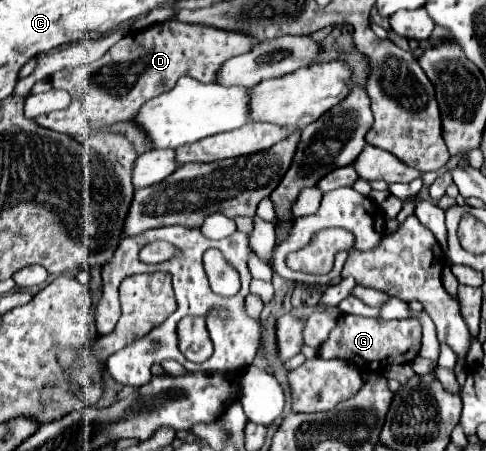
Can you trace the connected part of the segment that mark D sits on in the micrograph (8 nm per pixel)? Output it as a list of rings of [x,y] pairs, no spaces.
[[[177,20],[153,24],[141,32],[123,36],[103,58],[91,62],[91,68],[85,64],[75,70],[65,68],[51,74],[51,86],[55,90],[61,88],[69,92],[71,104],[65,110],[41,114],[35,122],[71,138],[89,138],[93,136],[93,130],[133,118],[143,102],[169,92],[177,84],[179,76],[191,76],[199,82],[215,82],[217,70],[225,60],[249,52],[255,44],[257,42],[251,36],[211,26],[183,24]]]

